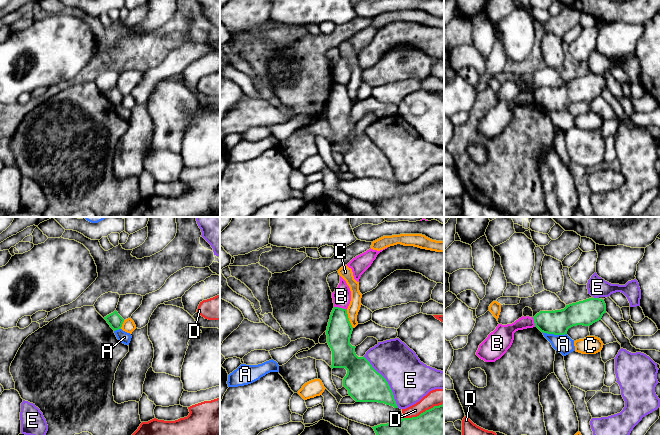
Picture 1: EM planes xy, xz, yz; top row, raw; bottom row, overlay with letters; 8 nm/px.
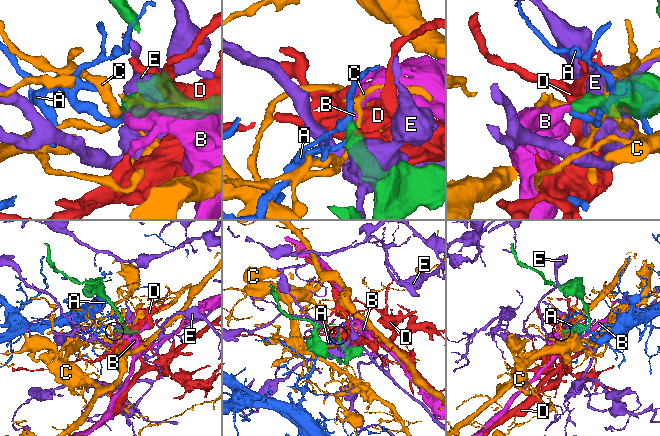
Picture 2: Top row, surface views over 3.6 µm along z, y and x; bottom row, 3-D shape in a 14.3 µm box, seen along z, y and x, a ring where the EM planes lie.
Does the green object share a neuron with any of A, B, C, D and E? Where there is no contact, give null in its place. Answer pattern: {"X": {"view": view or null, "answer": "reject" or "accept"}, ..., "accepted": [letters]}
{"A": {"view": "yz", "answer": "reject"}, "B": {"view": "xz", "answer": "reject"}, "C": {"view": "xz", "answer": "reject"}, "D": {"view": "xz", "answer": "reject"}, "E": {"view": "xz", "answer": "reject"}, "accepted": []}

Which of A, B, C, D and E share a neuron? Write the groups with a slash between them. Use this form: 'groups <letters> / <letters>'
groups A / B / C / D / E

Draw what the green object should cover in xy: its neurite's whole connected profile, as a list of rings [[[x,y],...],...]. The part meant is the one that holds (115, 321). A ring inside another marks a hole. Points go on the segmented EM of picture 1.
[[[116,310],[113,313],[104,317],[104,319],[114,331],[121,329],[124,322],[124,319],[118,314]]]

